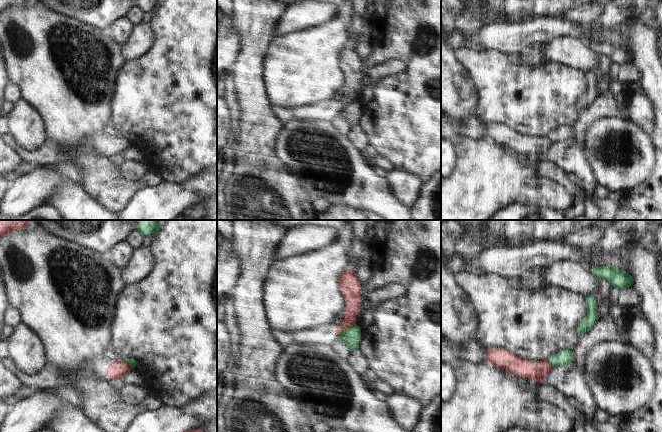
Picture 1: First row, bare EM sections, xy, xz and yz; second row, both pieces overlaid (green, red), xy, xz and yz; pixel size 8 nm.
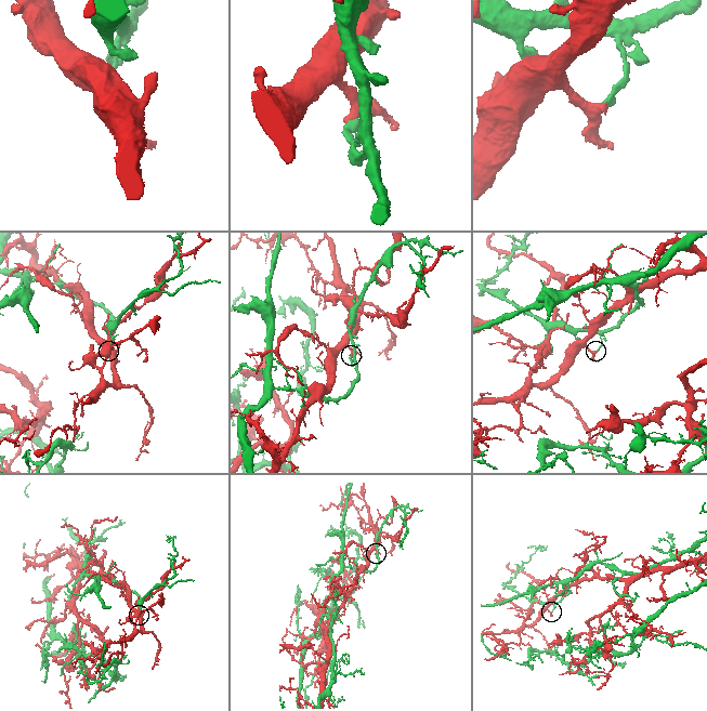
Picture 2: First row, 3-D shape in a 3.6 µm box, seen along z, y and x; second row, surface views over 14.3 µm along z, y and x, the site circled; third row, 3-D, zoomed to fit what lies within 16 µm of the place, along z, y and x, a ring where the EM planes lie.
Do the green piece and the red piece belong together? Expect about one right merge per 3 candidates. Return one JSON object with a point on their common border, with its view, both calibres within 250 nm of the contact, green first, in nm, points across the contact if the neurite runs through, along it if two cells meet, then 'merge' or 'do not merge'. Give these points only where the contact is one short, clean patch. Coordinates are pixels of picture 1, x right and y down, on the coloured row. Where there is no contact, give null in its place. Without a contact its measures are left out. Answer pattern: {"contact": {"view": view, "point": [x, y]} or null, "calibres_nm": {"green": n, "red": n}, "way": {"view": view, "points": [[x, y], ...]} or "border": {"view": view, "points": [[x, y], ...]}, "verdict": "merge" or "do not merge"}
{"contact": {"view": "xz", "point": [347, 328]}, "calibres_nm": {"green": 150, "red": 120}, "verdict": "do not merge"}

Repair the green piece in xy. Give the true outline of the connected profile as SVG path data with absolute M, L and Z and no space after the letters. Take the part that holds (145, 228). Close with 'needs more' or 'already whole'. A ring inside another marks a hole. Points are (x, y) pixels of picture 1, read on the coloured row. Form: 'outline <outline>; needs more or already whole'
outline M139 220L136 231L142 237L150 237L152 233L158 230L160 221L161 220Z; already whole

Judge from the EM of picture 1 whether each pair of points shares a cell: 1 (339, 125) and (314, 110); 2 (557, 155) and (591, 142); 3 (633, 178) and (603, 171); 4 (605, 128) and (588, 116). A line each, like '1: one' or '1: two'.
1: two
2: two
3: one
4: two

